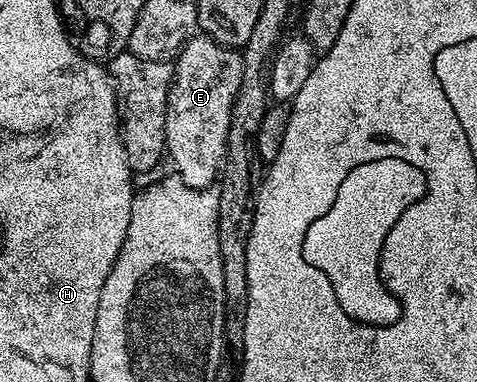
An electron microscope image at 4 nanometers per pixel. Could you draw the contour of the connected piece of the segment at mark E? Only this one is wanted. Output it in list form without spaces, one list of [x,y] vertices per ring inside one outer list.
[[[203,34],[194,35],[178,54],[173,63],[174,81],[170,83],[168,100],[165,106],[166,154],[174,164],[173,173],[188,188],[209,190],[219,177],[221,164],[225,159],[228,124],[231,122],[231,108],[234,106],[236,92],[243,80],[241,53],[233,47],[220,45]]]

